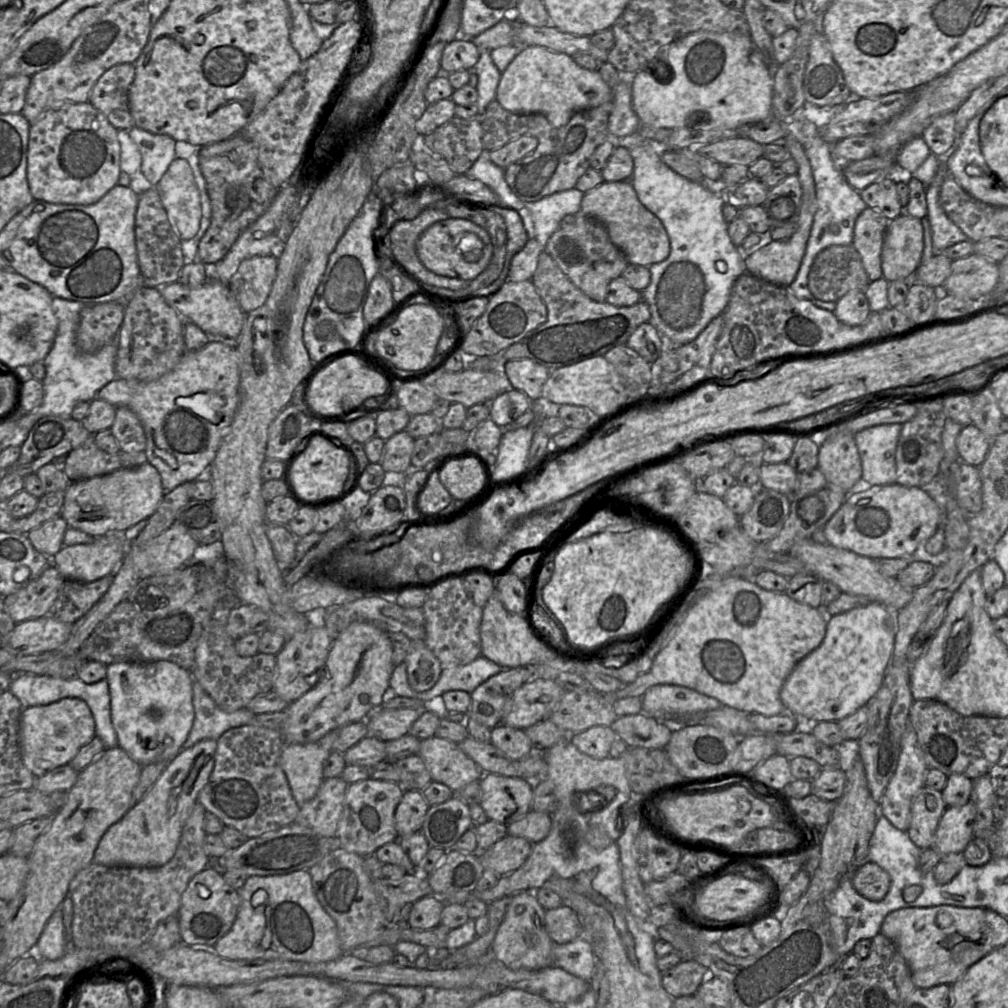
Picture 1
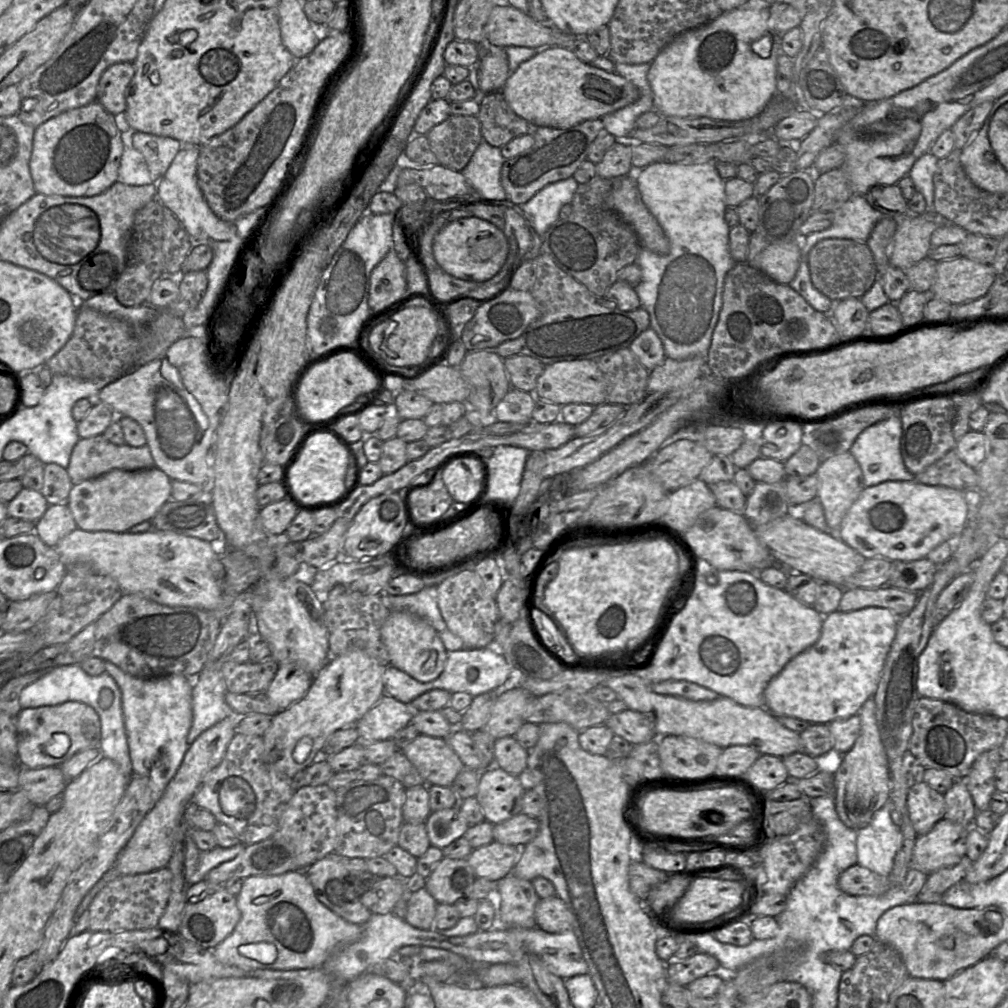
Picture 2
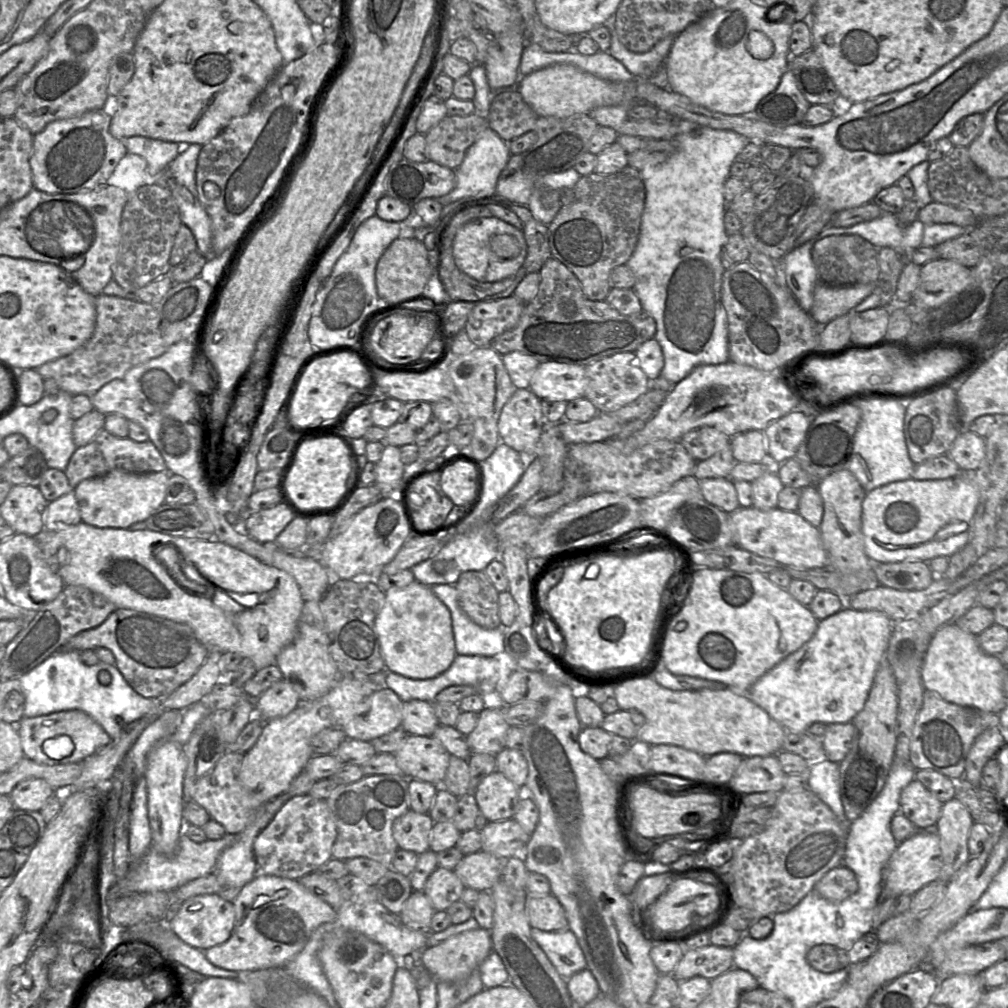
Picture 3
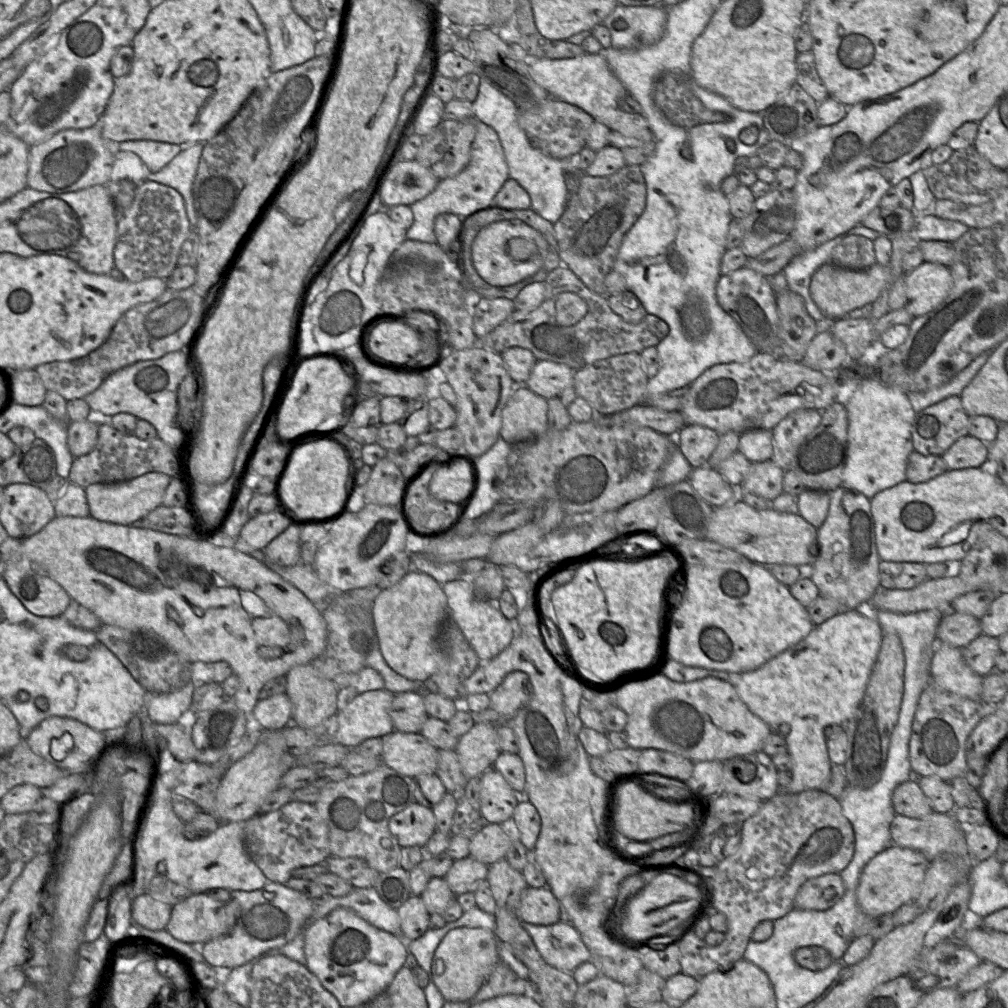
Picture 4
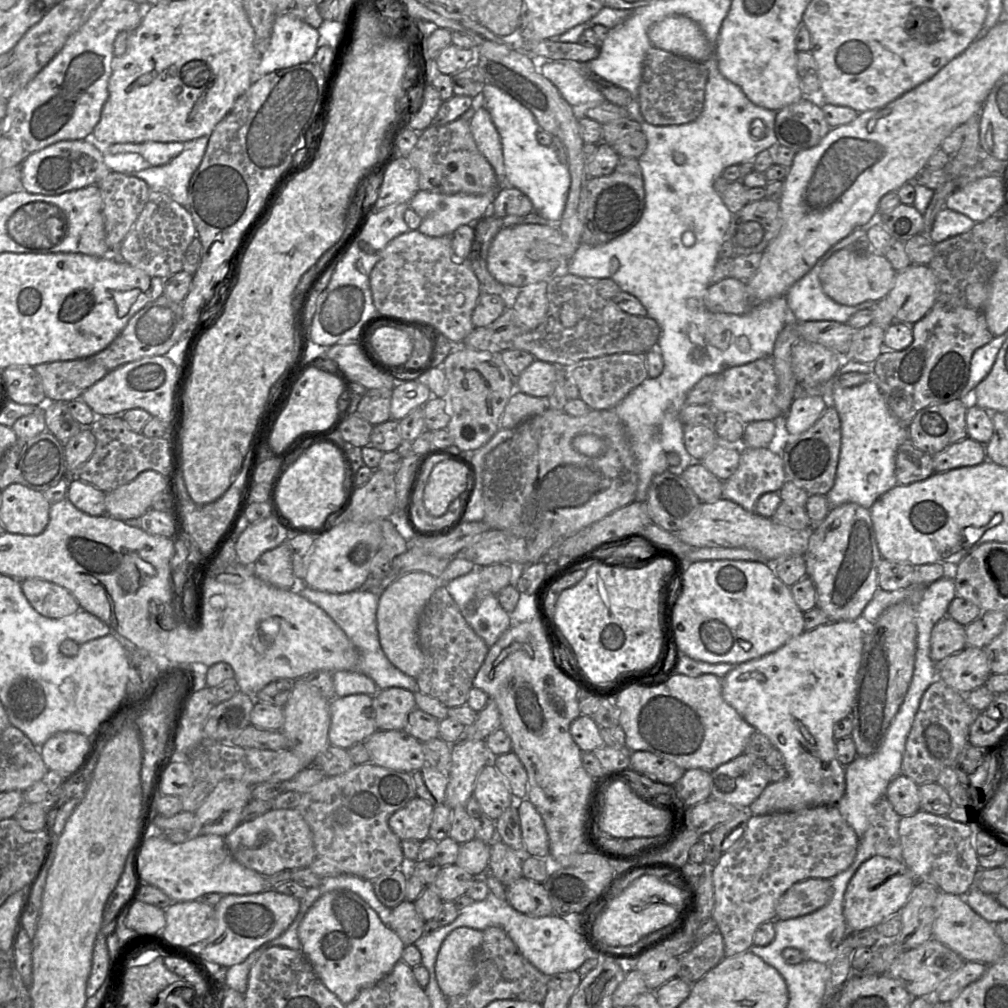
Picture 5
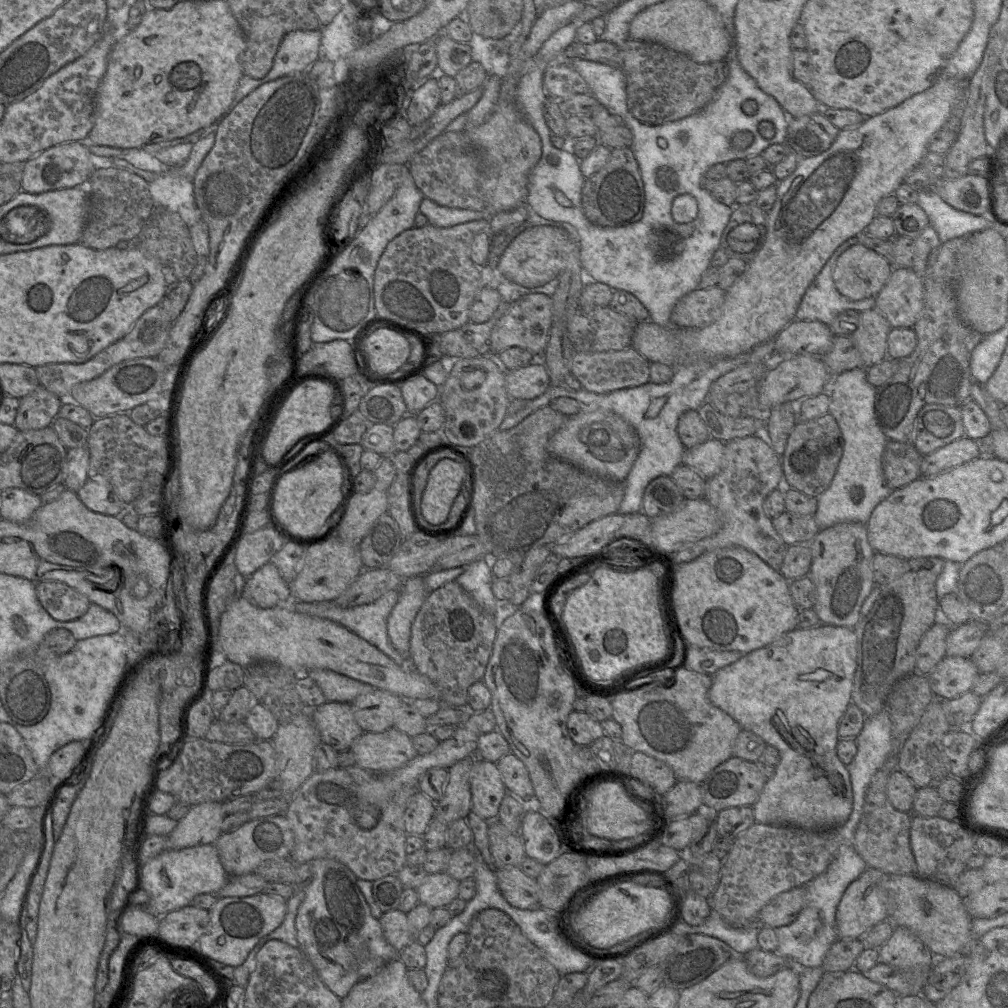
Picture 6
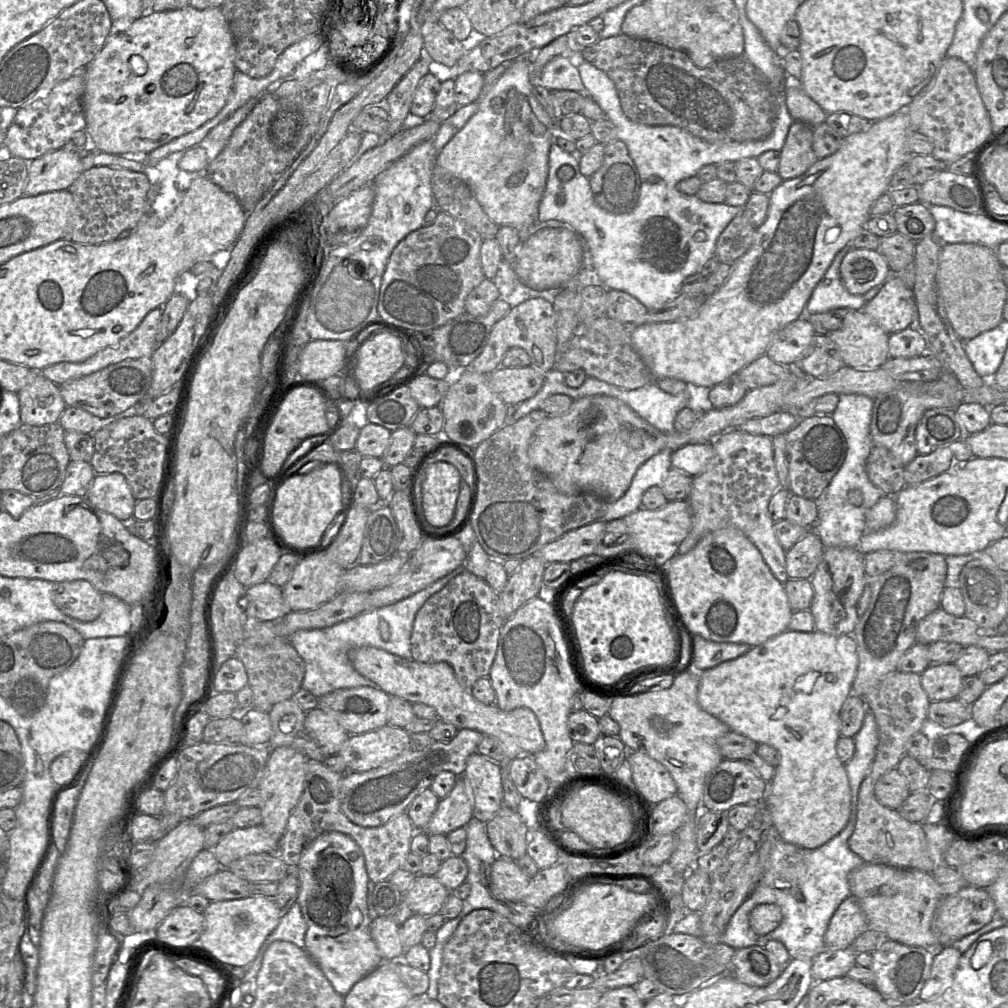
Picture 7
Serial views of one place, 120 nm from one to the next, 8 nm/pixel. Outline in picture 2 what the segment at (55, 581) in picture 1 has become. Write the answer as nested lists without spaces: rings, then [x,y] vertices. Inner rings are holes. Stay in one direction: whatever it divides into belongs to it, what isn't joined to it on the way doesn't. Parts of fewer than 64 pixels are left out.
[[[56,590],[31,596],[26,600],[10,602],[1,632],[26,632],[45,614],[49,604],[56,596]]]

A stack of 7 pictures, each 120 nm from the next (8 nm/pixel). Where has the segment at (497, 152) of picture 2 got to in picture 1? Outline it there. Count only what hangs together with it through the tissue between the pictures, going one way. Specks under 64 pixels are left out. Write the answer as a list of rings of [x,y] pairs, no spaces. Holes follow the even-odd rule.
[[[483,150],[479,158],[467,170],[465,175],[476,179],[487,185],[498,196],[500,204],[504,207],[514,209],[517,212],[525,207],[525,202],[521,201],[510,189],[504,179],[504,169],[495,165],[489,158],[491,151]]]

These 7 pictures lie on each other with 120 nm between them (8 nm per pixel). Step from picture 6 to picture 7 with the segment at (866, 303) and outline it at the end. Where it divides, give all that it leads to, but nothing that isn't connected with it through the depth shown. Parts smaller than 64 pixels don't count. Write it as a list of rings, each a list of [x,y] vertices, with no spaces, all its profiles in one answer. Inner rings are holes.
[[[852,244],[847,245],[837,253],[831,265],[819,281],[805,308],[805,314],[816,314],[836,308],[862,310],[880,291],[881,286],[875,286],[864,295],[853,295],[844,286],[840,266],[847,253],[855,249]]]

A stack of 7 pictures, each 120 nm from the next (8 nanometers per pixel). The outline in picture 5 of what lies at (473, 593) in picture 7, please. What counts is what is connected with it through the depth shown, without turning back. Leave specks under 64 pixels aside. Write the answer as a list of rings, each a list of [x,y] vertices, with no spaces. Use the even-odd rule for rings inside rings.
[[[445,584],[439,585],[419,615],[418,642],[425,655],[425,668],[415,678],[419,691],[438,699],[447,708],[467,704],[473,680],[489,647],[468,625]]]

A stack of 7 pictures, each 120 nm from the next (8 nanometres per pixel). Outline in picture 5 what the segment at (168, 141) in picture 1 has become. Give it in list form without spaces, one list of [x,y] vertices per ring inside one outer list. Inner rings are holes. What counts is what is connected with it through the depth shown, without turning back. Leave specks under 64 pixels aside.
[[[144,142],[144,143],[116,143],[107,147],[107,152],[137,153],[151,166],[167,164],[184,150],[182,142]]]

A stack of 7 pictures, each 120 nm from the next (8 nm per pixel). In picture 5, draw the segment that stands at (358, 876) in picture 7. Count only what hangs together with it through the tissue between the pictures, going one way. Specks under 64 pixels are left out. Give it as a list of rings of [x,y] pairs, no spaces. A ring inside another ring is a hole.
[[[335,889],[324,893],[305,914],[298,927],[302,952],[311,963],[322,983],[346,1005],[361,990],[388,975],[395,964],[402,960],[405,944],[399,936],[379,918],[378,914],[358,894],[347,889]]]

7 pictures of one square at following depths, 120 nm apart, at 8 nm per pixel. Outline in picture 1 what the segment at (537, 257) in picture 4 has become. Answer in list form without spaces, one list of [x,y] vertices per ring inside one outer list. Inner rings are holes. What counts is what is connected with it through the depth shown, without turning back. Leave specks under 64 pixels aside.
[[[450,218],[436,222],[427,228],[417,240],[416,251],[418,258],[429,271],[448,278],[473,280],[490,263],[493,246],[489,234],[482,227],[469,220]],[[482,242],[484,247],[481,258],[476,262],[467,261],[464,253],[474,248],[481,248]]]

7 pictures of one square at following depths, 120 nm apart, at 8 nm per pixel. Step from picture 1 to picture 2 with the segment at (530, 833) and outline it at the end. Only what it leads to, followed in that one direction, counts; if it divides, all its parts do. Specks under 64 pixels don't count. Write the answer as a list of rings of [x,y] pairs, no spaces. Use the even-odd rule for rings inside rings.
[[[520,813],[493,828],[494,841],[516,847],[524,847],[539,832],[539,820]]]

